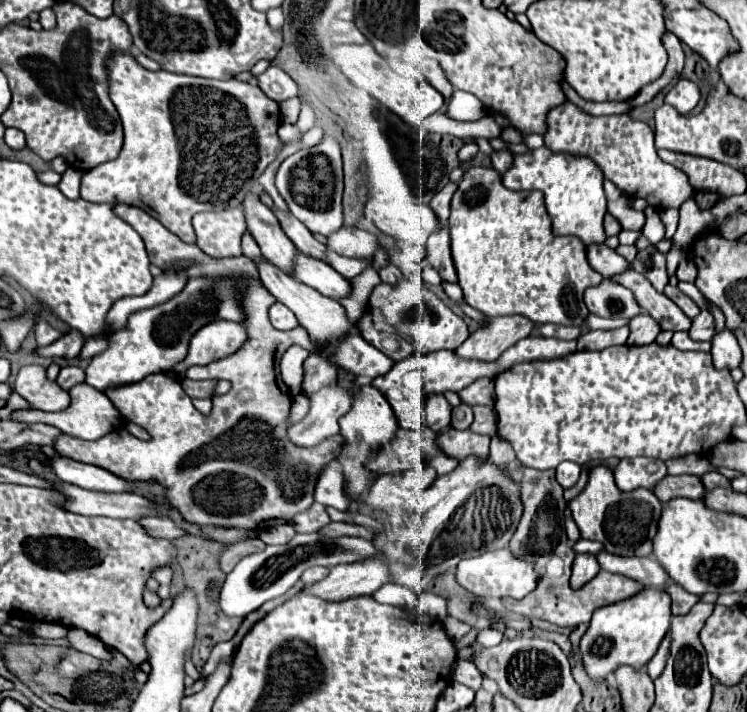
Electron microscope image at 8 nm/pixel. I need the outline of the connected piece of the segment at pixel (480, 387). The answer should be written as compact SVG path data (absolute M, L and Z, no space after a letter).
M476 379L464 391L460 391L460 399L466 405L492 405L494 403L494 379Z

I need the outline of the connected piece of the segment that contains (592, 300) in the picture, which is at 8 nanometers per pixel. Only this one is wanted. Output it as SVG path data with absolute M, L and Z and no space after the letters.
M604 279L602 285L590 287L584 293L584 303L590 313L598 317L636 317L640 315L640 305L634 299L634 293L616 285L614 281Z

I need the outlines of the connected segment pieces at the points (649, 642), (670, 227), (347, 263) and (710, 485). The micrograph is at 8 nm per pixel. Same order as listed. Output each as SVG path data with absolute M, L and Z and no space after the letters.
M646 587L640 595L622 603L600 607L592 615L590 627L580 639L580 657L584 671L594 683L606 681L620 665L642 669L656 653L664 633L670 627L670 597L662 589Z
M665 209L660 212L660 218L663 218L663 223L666 227L665 239L670 239L677 230L679 222L678 209Z
M328 251L326 253L326 263L332 267L332 269L336 269L342 277L346 277L346 279L352 279L352 277L356 277L356 275L360 275L360 271L364 269L364 261L360 261L360 259L350 259L350 257L342 257L342 255L338 255L338 253L334 253L334 251Z
M706 473L700 477L702 479L702 485L706 491L710 489L716 489L716 487L730 487L730 479L726 479L724 475L720 473Z

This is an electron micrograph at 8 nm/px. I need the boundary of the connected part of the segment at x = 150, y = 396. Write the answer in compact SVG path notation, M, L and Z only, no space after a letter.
M116 205L114 211L118 217L122 217L126 223L130 223L138 231L138 235L144 239L150 263L158 265L160 269L172 261L178 261L178 259L194 259L196 265L186 269L186 273L190 277L196 277L196 275L234 275L236 277L238 271L246 271L248 275L252 275L248 281L244 281L244 297L242 297L242 303L246 309L246 319L250 319L250 337L242 345L242 349L238 353L234 353L232 357L226 357L222 361L216 361L216 363L210 363L204 367L188 369L186 377L194 379L194 381L228 379L232 383L230 393L214 397L216 401L214 401L210 415L202 415L200 411L196 411L190 397L184 393L182 385L176 379L170 379L164 373L148 375L140 383L124 385L120 389L110 389L110 391L106 391L106 395L108 395L108 399L112 399L114 407L120 409L120 413L126 421L142 425L150 433L150 437L152 437L150 441L138 441L128 431L120 431L120 429L110 431L108 435L104 435L96 441L86 441L86 439L78 439L78 437L60 433L54 441L54 449L60 455L70 457L74 461L82 461L82 463L90 463L90 465L108 469L110 473L116 473L118 477L122 477L126 481L152 481L152 479L158 481L166 489L168 503L188 523L196 523L198 527L214 525L214 527L226 527L226 529L238 527L238 529L260 531L260 529L268 527L270 523L278 523L278 521L290 523L294 519L294 515L306 511L314 503L314 489L316 489L316 481L318 481L320 473L324 471L324 467L328 463L338 459L340 447L344 445L342 435L330 437L316 447L300 447L288 439L288 417L290 417L292 399L290 399L288 387L281 379L280 360L290 345L300 345L302 349L308 349L308 353L316 353L316 345L312 343L312 339L308 337L308 331L304 331L304 327L292 329L288 333L272 327L272 323L268 319L268 307L274 303L274 297L268 291L264 291L264 285L256 273L256 265L252 259L242 255L242 257L232 257L226 261L208 261L208 257L204 257L200 253L200 249L196 249L196 245L188 245L188 243L180 241L158 219L150 217L144 209L132 207L132 205Z

